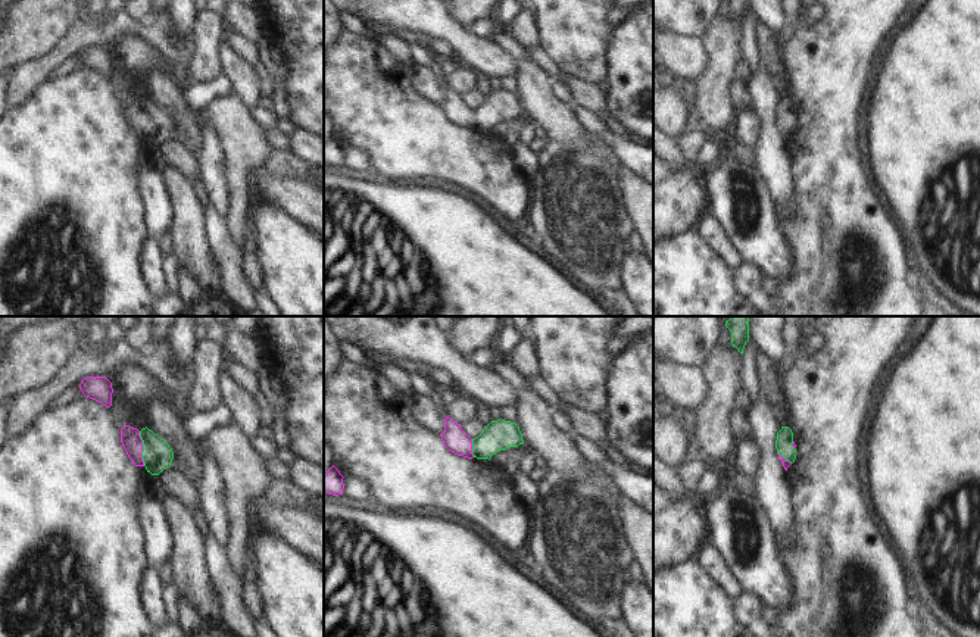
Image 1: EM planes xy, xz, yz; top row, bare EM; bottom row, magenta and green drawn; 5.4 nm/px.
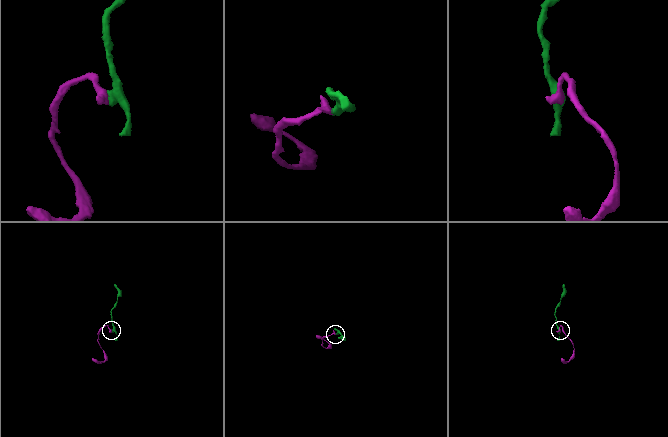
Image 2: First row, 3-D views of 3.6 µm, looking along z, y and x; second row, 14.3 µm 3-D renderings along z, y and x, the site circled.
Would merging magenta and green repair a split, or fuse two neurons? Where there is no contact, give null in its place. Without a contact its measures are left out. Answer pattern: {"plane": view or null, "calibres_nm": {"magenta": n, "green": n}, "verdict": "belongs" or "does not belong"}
{"plane": "xy", "calibres_nm": {"magenta": 110, "green": 160}, "verdict": "belongs"}

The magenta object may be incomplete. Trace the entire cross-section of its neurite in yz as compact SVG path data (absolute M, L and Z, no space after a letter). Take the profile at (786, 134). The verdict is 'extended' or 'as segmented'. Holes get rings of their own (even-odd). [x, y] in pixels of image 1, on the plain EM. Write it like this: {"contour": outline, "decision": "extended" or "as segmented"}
{"contour": "M781 97L777 103L775 119L786 141L796 129L798 124L795 118L792 100L789 97Z", "decision": "extended"}

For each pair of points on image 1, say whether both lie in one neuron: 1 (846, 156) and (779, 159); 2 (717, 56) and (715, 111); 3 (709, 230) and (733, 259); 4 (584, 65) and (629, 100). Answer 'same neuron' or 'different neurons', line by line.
1: different neurons
2: same neuron
3: same neuron
4: different neurons

